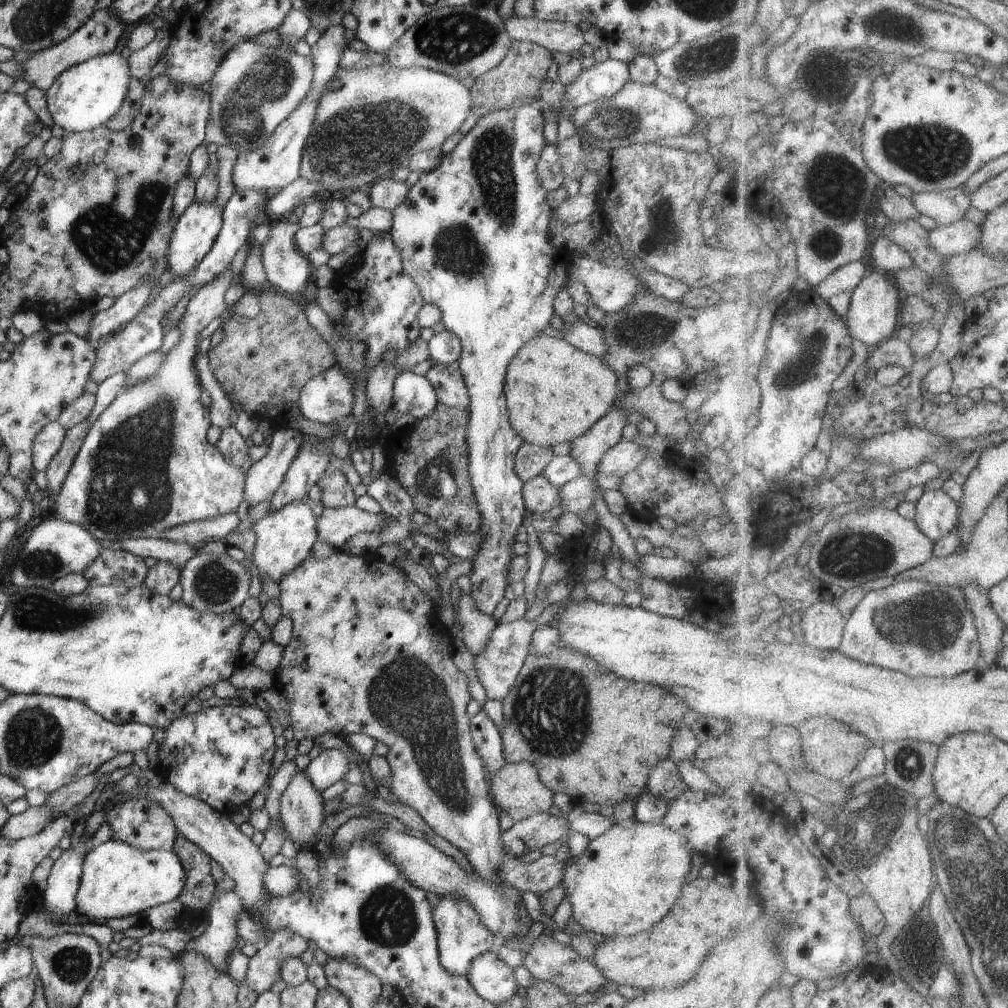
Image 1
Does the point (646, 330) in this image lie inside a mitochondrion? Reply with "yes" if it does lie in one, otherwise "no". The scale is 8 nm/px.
yes

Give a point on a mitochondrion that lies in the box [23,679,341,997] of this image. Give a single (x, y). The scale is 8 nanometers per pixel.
(71, 964)

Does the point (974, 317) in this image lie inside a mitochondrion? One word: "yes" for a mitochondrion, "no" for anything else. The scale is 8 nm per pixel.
no

